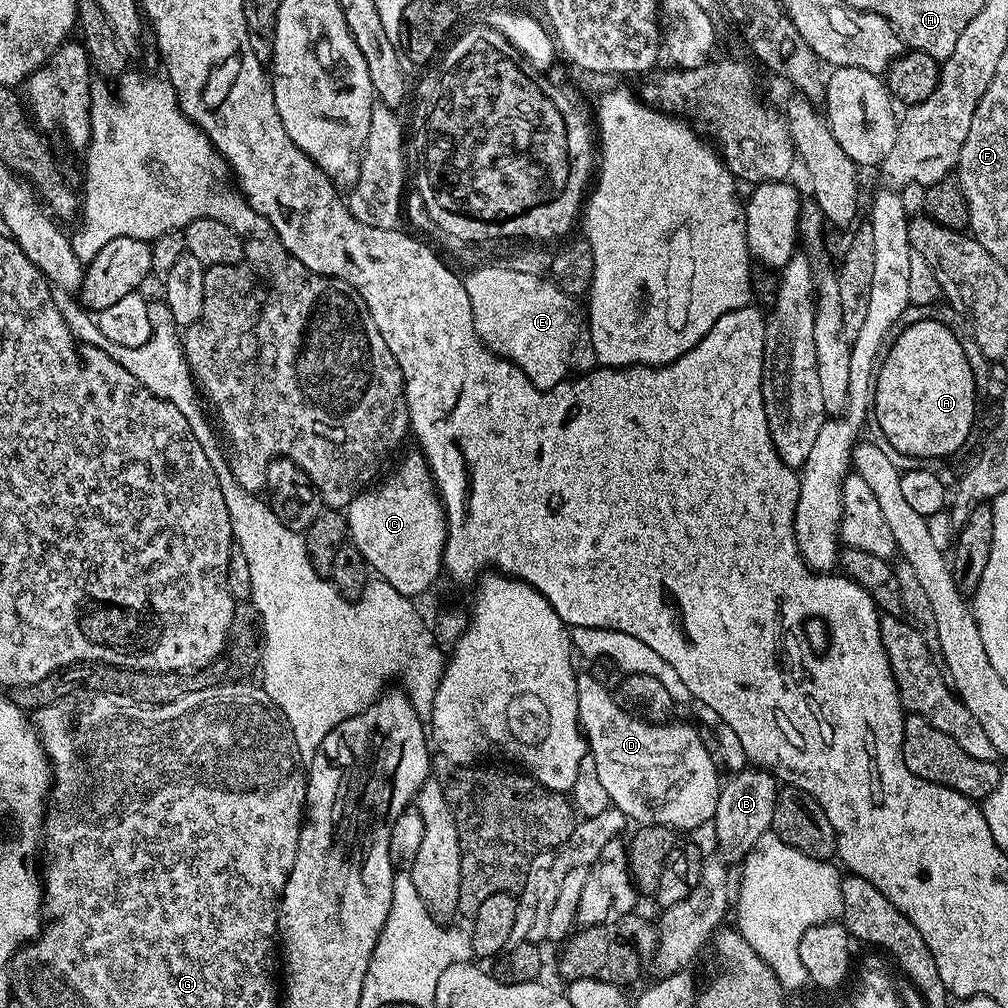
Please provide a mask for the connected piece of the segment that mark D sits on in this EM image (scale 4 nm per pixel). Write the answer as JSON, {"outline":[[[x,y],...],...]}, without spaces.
{"outline":[[[591,674],[585,675],[585,680],[577,679],[574,687],[578,690],[578,718],[586,737],[586,748],[592,751],[589,753],[598,770],[598,782],[602,782],[611,807],[629,821],[636,820],[637,825],[657,824],[680,834],[703,824],[711,825],[718,806],[722,776],[716,773],[717,761],[709,745],[708,748],[704,745],[703,738],[688,724],[649,722],[629,709],[621,708],[613,693]]]}

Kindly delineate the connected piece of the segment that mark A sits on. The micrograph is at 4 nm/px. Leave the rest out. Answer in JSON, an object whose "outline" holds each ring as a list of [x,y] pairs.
{"outline":[[[925,318],[916,320],[909,328],[899,329],[900,337],[891,341],[890,347],[883,353],[874,381],[874,420],[882,435],[888,439],[887,447],[893,453],[923,458],[928,452],[961,451],[964,439],[973,432],[968,429],[970,419],[970,377],[962,366],[964,355],[962,346],[956,343],[954,334],[936,320]]]}

